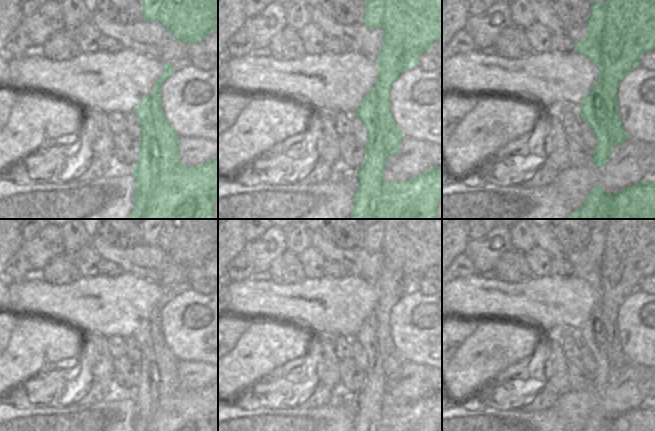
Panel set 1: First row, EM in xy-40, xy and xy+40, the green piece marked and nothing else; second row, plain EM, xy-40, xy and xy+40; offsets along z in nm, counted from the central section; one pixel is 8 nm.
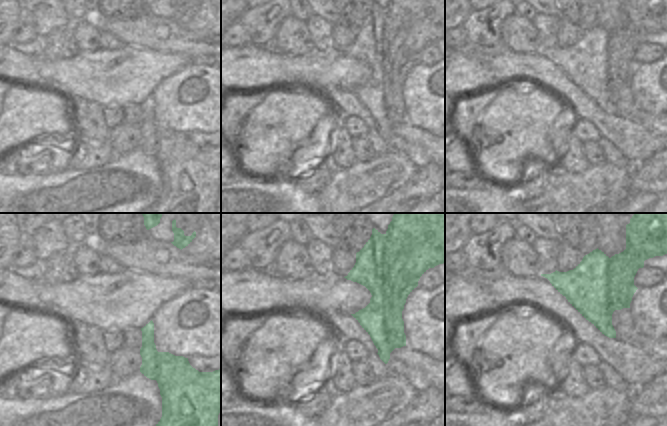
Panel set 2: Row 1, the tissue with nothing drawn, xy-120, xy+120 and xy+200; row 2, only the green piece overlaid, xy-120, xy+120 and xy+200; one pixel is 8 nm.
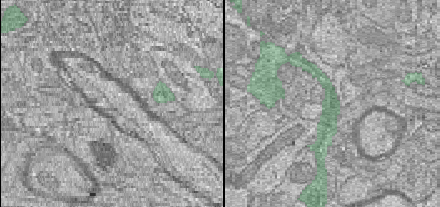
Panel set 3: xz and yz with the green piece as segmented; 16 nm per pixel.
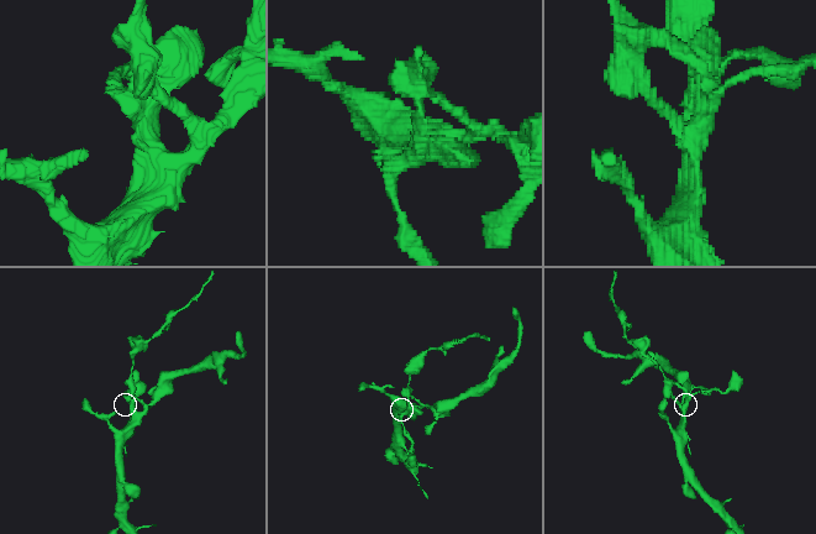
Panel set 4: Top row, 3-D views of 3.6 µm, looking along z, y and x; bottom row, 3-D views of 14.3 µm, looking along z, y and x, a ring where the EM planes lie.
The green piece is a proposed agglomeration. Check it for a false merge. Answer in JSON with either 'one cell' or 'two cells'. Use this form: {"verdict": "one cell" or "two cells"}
{"verdict": "two cells"}

